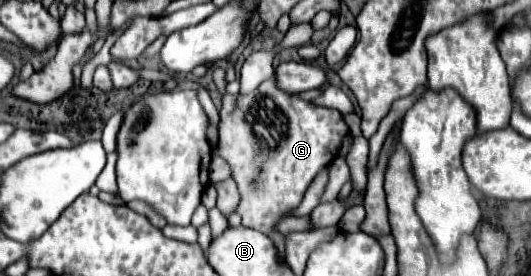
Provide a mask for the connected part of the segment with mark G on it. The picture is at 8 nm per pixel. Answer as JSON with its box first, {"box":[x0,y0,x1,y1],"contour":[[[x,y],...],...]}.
{"box":[214,78,348,260],"contour":[[[272,78],[248,96],[230,96],[224,92],[220,142],[214,148],[214,156],[226,160],[230,176],[238,184],[240,202],[236,212],[242,224],[268,234],[276,244],[280,260],[284,258],[284,236],[276,232],[278,220],[298,208],[314,176],[336,158],[346,134],[348,126],[338,110],[314,106],[296,94],[286,94]]]}

